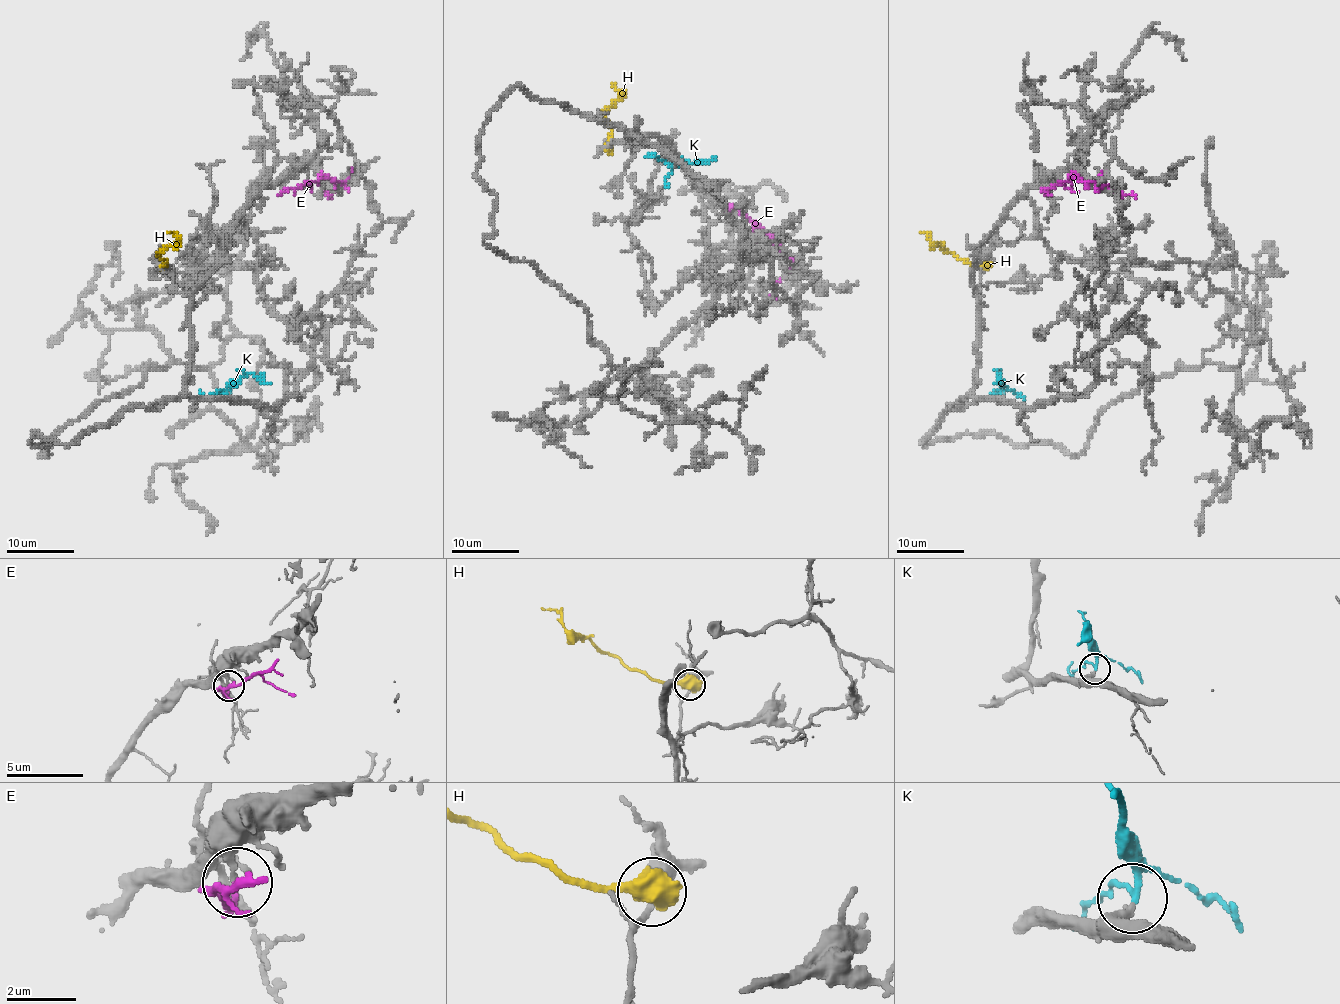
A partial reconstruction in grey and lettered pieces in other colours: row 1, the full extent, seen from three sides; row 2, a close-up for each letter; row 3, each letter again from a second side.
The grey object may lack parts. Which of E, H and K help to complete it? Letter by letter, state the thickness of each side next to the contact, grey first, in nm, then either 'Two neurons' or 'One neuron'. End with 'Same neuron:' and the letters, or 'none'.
E: Thickness 320 nm (grey) against 120 nm. Two neurons
H: Thickness 380 nm (grey) against 440 nm. Two neurons
K: Thickness 400 nm (grey) against 140 nm. One neuron
Same neuron: K

